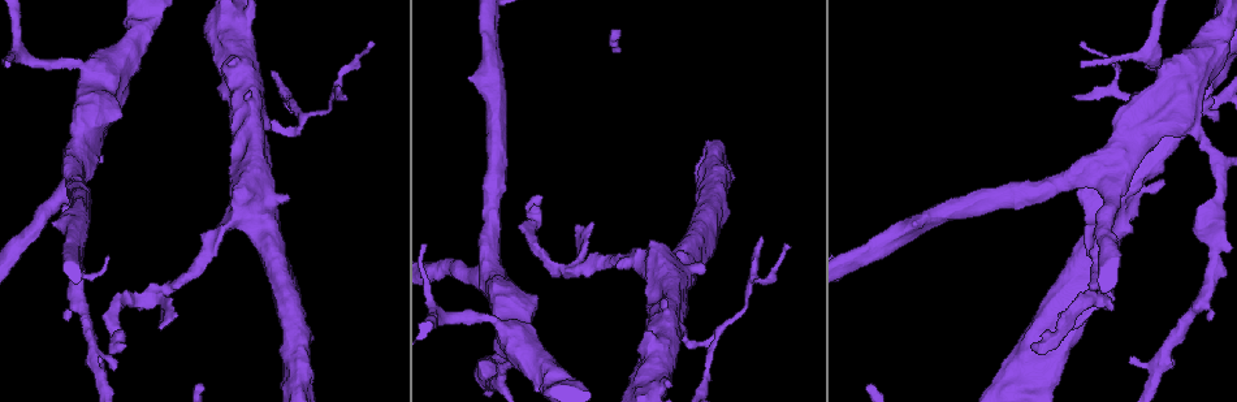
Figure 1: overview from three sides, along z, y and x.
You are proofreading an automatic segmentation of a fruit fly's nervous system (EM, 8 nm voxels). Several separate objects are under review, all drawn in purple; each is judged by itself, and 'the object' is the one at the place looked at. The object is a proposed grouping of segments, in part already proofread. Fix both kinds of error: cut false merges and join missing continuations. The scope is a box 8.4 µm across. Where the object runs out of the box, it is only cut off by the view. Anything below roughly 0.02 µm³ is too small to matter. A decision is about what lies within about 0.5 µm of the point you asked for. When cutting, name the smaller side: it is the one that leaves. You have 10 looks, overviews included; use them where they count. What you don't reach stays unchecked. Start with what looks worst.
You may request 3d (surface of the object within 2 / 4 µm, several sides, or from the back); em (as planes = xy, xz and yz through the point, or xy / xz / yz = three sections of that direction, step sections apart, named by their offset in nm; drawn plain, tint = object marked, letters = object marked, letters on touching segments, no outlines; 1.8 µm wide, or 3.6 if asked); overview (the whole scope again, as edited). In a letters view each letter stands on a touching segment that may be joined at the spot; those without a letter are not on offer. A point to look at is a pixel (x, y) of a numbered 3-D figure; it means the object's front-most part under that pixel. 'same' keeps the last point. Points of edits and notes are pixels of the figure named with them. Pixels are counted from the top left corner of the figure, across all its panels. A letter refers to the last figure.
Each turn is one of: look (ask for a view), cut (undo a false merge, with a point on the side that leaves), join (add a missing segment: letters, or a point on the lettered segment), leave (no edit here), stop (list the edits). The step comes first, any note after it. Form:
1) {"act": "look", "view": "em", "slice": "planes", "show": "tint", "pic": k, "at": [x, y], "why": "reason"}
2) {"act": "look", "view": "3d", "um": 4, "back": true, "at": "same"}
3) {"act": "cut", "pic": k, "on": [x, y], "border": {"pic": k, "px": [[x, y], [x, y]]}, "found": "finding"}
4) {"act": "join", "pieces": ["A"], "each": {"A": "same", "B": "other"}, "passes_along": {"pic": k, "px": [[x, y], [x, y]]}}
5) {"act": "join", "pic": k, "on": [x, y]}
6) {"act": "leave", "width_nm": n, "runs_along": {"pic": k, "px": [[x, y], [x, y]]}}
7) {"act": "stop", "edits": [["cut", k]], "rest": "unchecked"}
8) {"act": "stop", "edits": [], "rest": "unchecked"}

{"act": "look", "view": "em", "slice": "xy", "step": 4, "show": "letters", "pic": 1, "at": [121, 346], "why": "an open end"}

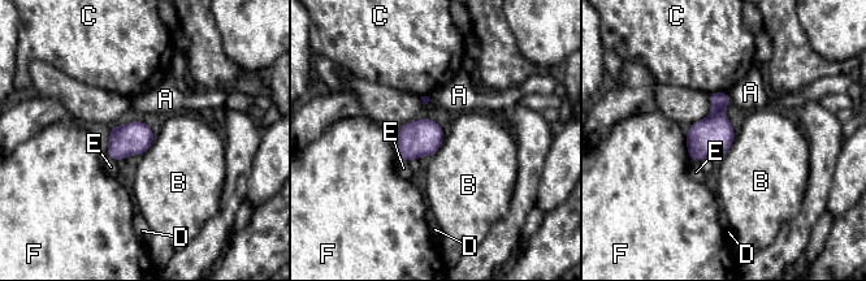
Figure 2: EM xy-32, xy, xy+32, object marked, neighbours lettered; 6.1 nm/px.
{"act": "leave", "width_nm": 200, "each": {"A": "other", "B": "other", "C": "other", "D": "other", "E": "other", "F": "other"}, "border": {"pic": 2, "px": [[736, 133], [730, 148], [722, 156]]}, "found": "none of them fits"}

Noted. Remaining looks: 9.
{"act": "look", "view": "3d", "um": 2, "pic": 1, "at": [578, 271], "why": "branch point"}

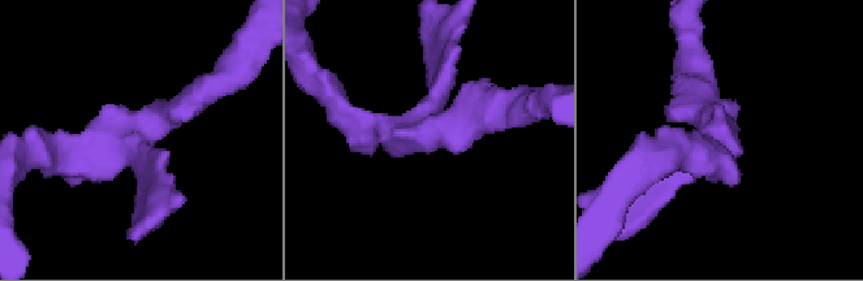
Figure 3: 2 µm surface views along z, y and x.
{"act": "look", "view": "em", "slice": "planes", "show": "plain", "pic": 3, "at": [143, 122]}

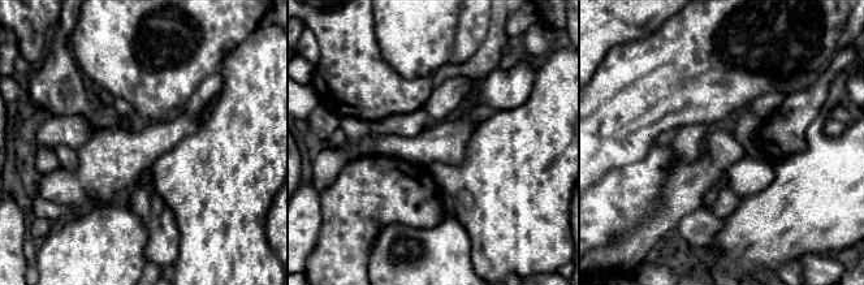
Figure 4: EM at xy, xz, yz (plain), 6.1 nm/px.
{"act": "look", "view": "em", "slice": "planes", "show": "letters", "at": "same", "why": "what lies round it"}

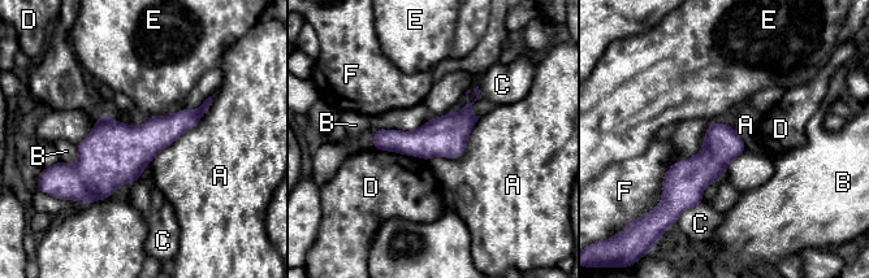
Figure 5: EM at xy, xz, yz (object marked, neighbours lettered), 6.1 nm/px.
{"act": "leave", "each": {"A": "other", "B": "other", "C": "other", "D": "other", "E": "other", "F": "other"}, "border": {"pic": 5, "px": [[211, 95], [200, 120], [151, 163]]}, "found": "one neuron here"}

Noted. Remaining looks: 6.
{"act": "look", "view": "em", "um": 3.6, "slice": "xz", "step": 16, "show": "tint", "pic": 1, "at": [1163, 113], "why": "sharp bend"}

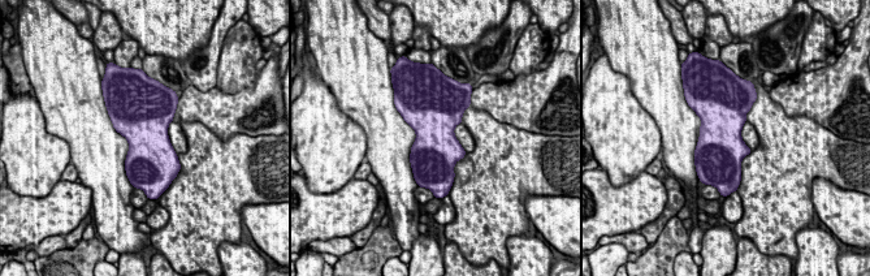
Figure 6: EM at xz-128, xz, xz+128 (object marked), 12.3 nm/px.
{"act": "look", "view": "em", "um": 3.6, "slice": "xy", "step": 8, "show": "letters", "at": "same", "why": "another direction"}

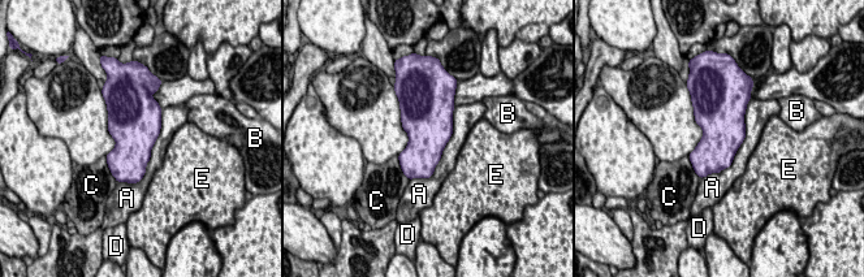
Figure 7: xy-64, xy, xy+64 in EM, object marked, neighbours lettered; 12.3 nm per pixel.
{"act": "leave", "each": {"A": "other", "B": "other", "C": "other", "D": "other", "E": "other"}, "found": "all the same neuron"}

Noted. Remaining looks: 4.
{"act": "look", "view": "3d", "um": 2, "pic": 1, "at": [347, 99], "why": "thin end"}

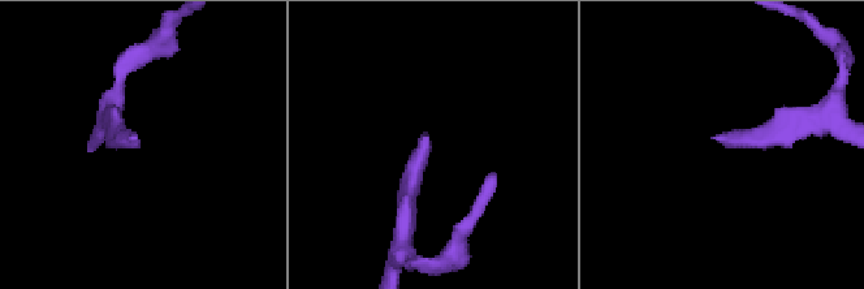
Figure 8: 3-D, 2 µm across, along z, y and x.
{"act": "look", "view": "em", "slice": "planes", "show": "letters", "pic": 8, "at": [425, 143]}

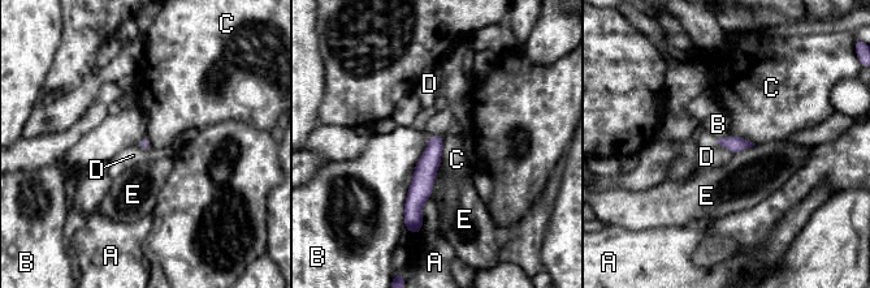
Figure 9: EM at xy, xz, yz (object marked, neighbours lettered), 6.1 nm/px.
{"act": "leave", "each": {"A": "other", "B": "other", "C": "other", "D": "other", "E": "other"}, "runs_along": {"pic": 9, "px": [[436, 137], [416, 197], [418, 219]]}, "found": "no lettered segment goes on from it"}

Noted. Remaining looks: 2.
{"act": "stop", "edits": [], "rest": "unchecked"}

